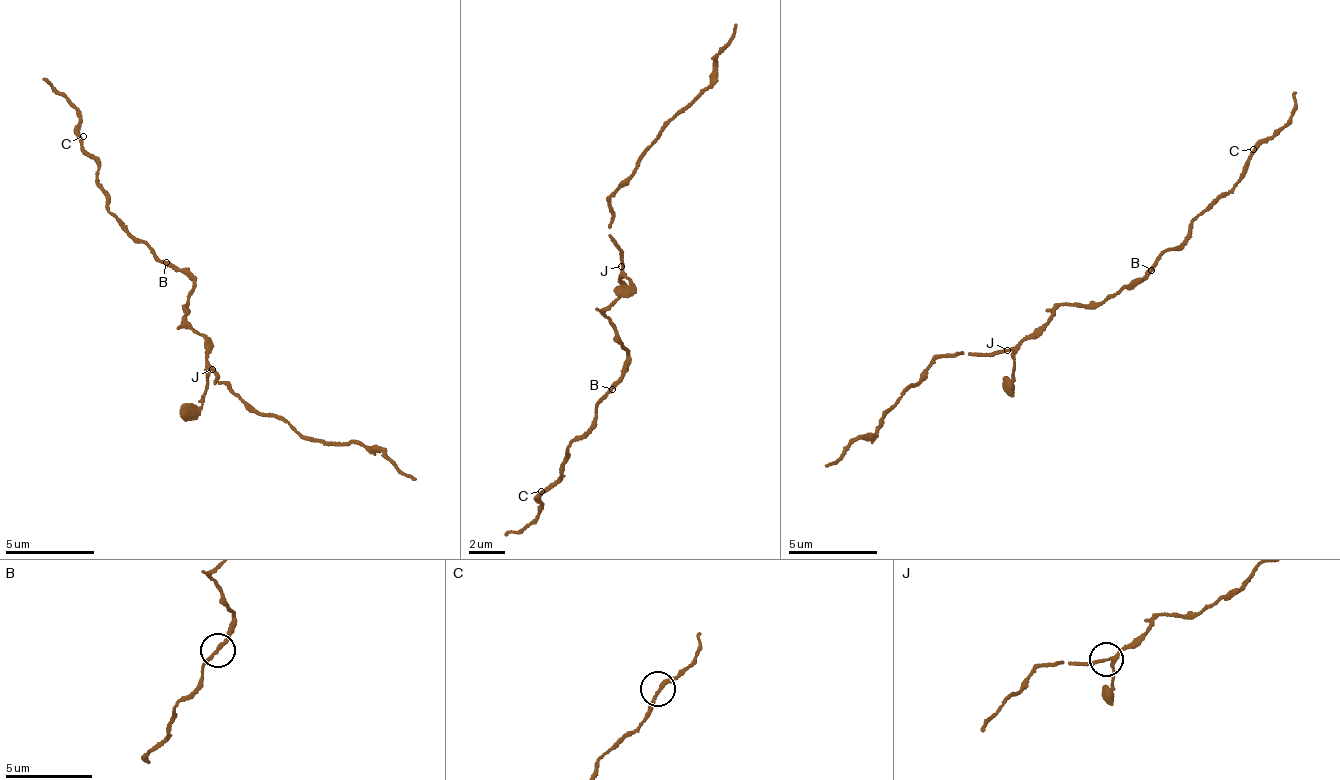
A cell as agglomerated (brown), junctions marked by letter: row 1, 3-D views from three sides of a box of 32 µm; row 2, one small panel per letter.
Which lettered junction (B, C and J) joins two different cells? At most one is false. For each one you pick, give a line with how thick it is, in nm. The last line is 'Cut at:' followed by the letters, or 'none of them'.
Cut at: none of them

